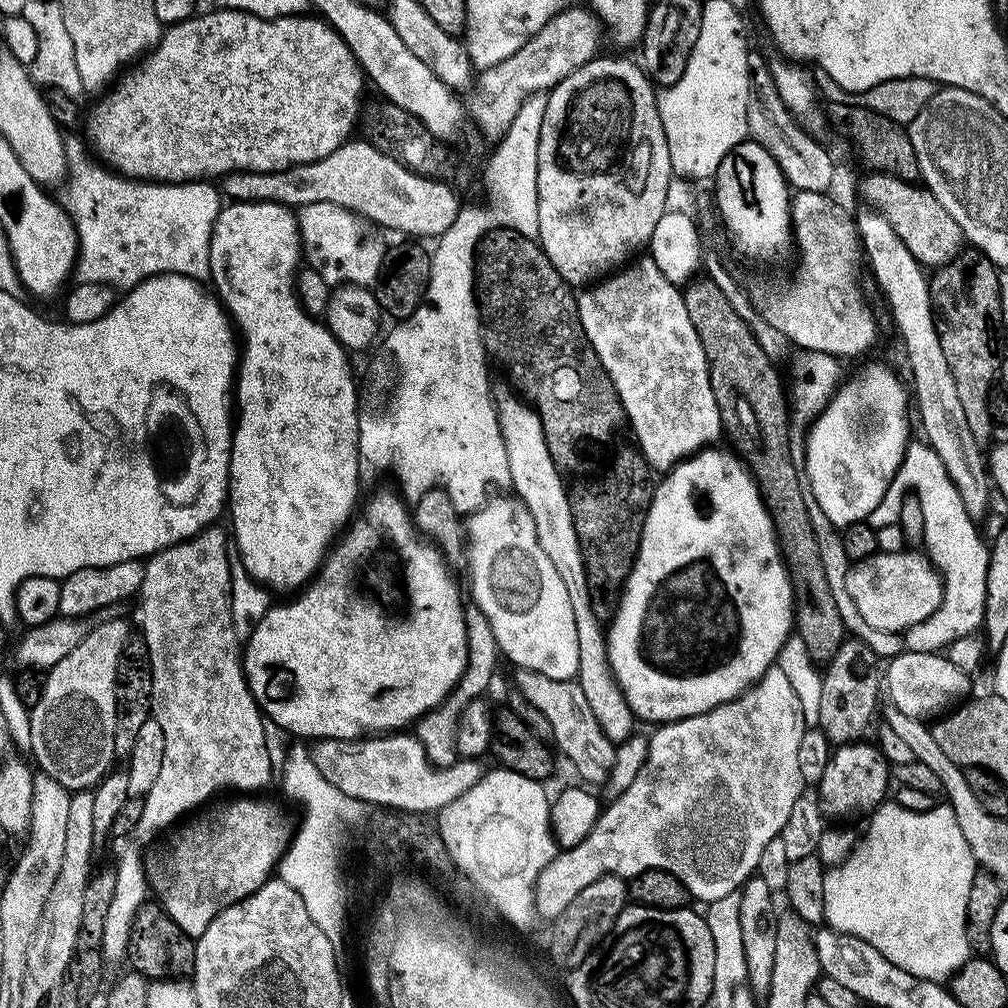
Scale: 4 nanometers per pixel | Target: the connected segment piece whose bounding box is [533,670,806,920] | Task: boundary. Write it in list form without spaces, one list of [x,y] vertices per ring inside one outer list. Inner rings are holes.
[[[769,670],[739,698],[729,700],[727,704],[721,704],[719,708],[711,708],[709,712],[700,712],[697,716],[685,716],[673,720],[676,720],[673,724],[664,724],[653,736],[651,734],[648,740],[648,757],[637,777],[634,778],[633,784],[620,796],[615,797],[608,809],[606,807],[603,809],[602,815],[588,836],[580,844],[557,853],[553,856],[552,861],[540,871],[539,877],[536,879],[536,887],[533,889],[533,903],[539,917],[544,916],[549,920],[555,920],[565,912],[566,906],[587,884],[594,882],[600,876],[635,878],[642,872],[653,870],[669,872],[687,888],[689,897],[697,896],[698,899],[704,900],[703,902],[721,900],[733,895],[737,889],[752,879],[758,866],[758,858],[762,858],[762,849],[775,836],[779,836],[786,826],[786,818],[790,818],[790,810],[794,810],[794,802],[798,802],[805,795],[806,785],[802,778],[802,770],[798,770],[798,746],[802,746],[802,734],[806,730],[802,718],[802,706],[794,694],[794,690],[791,689],[790,682],[786,682],[786,674],[782,674],[779,670]]]

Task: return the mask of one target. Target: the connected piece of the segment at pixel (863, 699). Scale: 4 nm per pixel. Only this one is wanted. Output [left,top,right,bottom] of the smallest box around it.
[818,638,882,746]

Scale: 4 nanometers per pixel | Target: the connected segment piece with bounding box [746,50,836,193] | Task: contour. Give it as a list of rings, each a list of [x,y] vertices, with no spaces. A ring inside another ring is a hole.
[[[756,50],[748,54],[748,74],[752,78],[752,91],[748,98],[748,134],[755,140],[774,162],[778,162],[778,170],[782,170],[784,179],[796,192],[829,191],[832,179],[836,176],[836,168],[832,165],[832,156],[820,145],[821,141],[805,132],[786,110],[778,90],[774,86],[774,78],[768,69],[769,61],[763,60]]]

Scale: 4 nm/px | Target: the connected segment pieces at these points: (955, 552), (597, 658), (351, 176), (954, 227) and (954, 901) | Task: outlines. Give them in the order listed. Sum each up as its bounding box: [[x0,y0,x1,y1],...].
[[899,441,989,652],[501,402,636,744],[222,138,462,238],[860,171,966,270],[822,802,978,981]]

